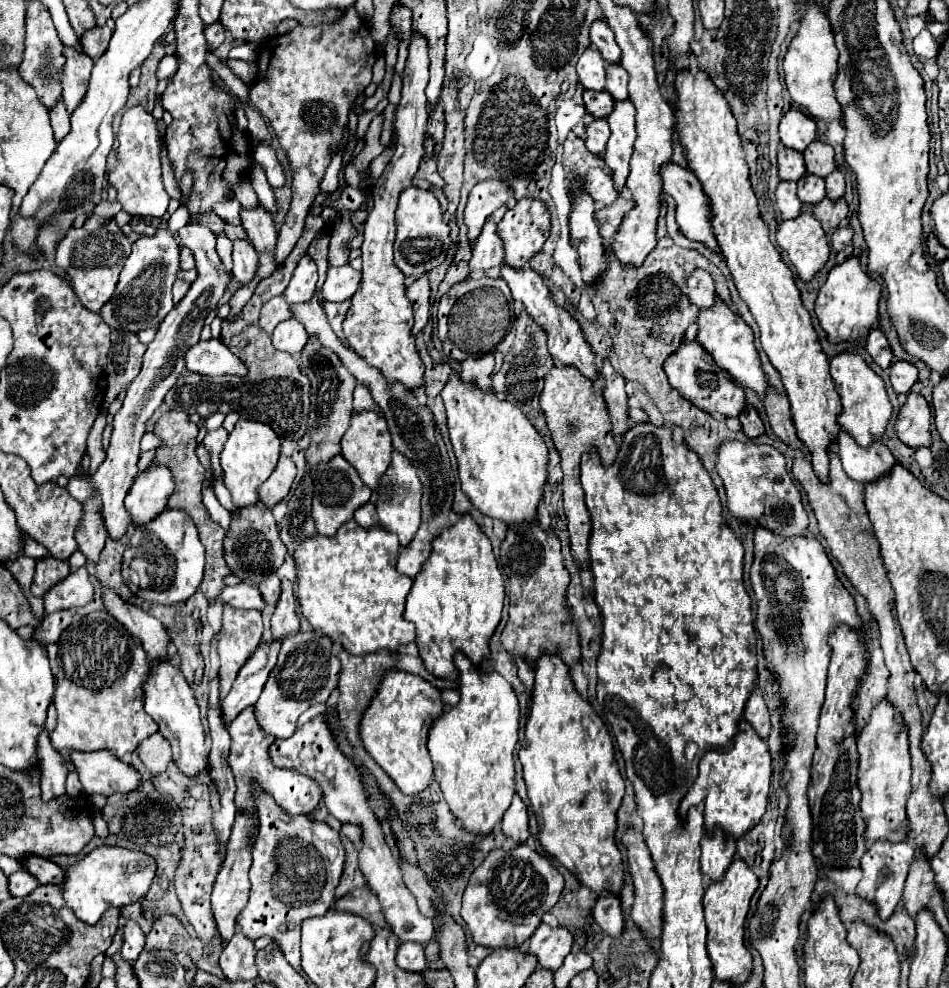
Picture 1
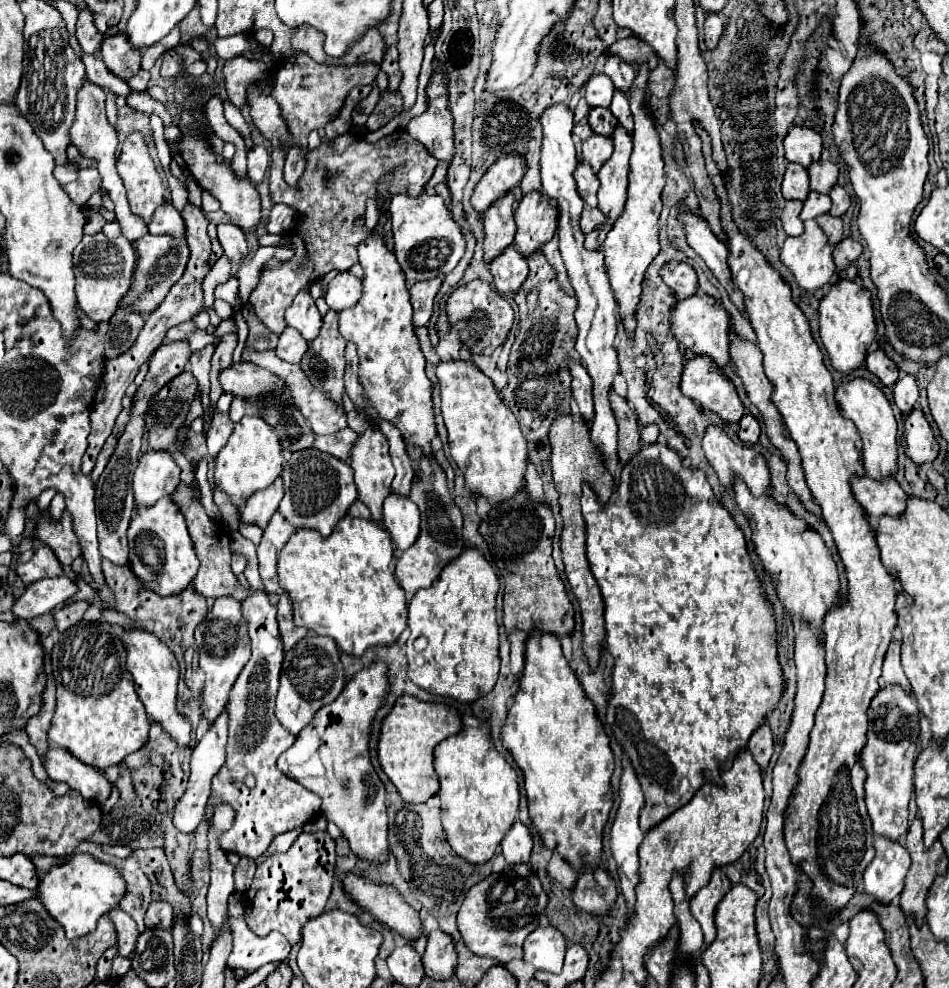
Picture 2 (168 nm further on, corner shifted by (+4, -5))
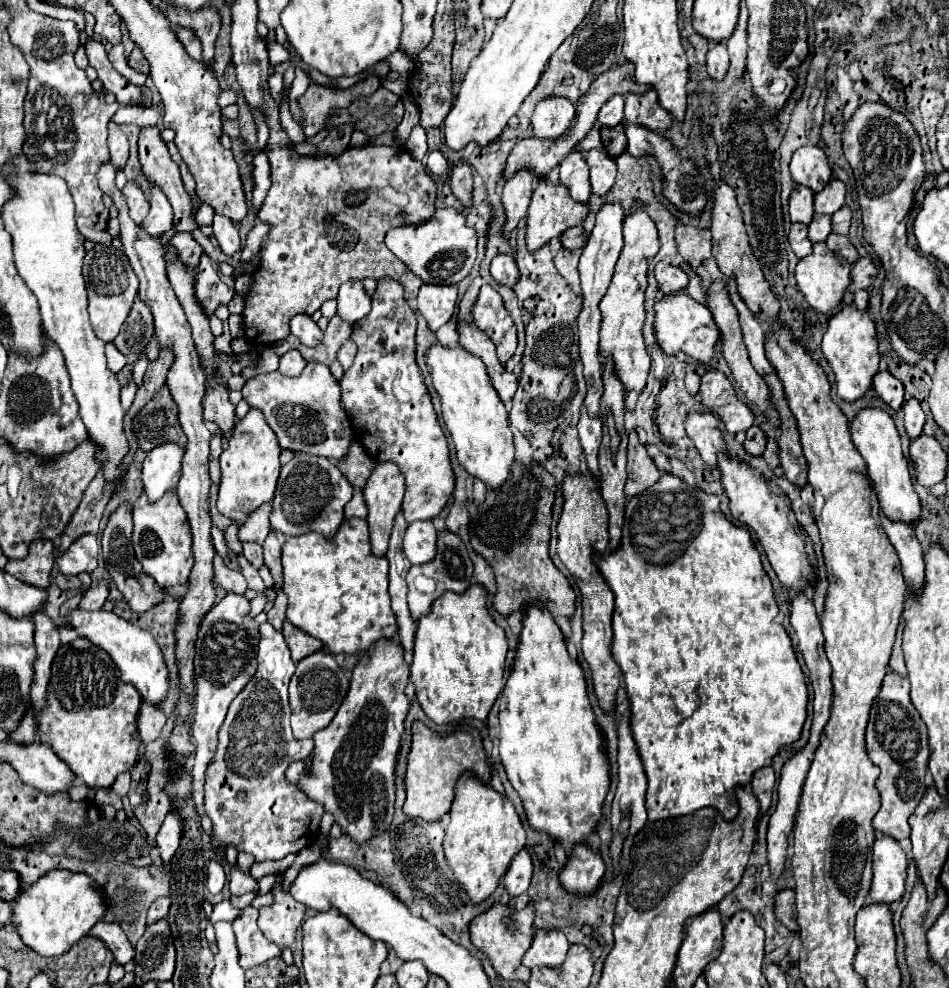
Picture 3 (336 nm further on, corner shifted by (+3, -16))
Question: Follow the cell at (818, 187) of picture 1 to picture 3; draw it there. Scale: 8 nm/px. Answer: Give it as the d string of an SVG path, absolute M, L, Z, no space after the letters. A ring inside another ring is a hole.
M814 214L812 222L808 224L808 238L812 242L824 242L830 232L832 232L830 216L828 214Z

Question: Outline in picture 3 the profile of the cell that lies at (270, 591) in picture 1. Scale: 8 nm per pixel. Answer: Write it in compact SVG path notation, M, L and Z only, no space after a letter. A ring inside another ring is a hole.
M274 532L268 534L266 542L262 544L264 548L264 564L268 566L272 580L274 580L274 588L282 586L282 566L280 566L280 544L274 536Z

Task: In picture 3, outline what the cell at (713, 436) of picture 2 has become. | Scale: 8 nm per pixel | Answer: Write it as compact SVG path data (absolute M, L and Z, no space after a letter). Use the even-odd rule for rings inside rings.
M690 412L686 418L686 432L710 468L718 468L718 454L728 456L728 448L718 424L720 422L712 412Z

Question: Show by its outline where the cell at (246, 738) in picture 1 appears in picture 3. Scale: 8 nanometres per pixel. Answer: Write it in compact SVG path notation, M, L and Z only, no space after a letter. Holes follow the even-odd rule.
M270 622L260 624L258 670L232 700L226 720L218 732L218 750L206 770L204 810L212 820L214 850L236 848L262 860L280 860L290 852L298 852L318 838L324 808L308 800L294 786L286 784L284 770L290 762L304 760L312 742L296 742L290 730L288 682L296 670L290 650ZM238 792L246 792L244 800L236 800Z

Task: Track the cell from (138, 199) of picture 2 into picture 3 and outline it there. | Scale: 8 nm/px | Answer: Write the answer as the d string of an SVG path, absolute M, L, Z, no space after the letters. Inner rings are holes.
M130 180L126 182L126 186L122 188L122 194L126 196L128 200L128 208L130 208L130 216L136 224L142 224L144 218L148 216L148 210L150 210L150 202L146 198L146 194L142 192L140 184L136 180Z

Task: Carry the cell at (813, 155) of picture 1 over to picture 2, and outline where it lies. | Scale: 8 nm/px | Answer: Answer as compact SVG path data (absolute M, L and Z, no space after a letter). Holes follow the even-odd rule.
M817 161L809 167L809 179L811 179L811 189L817 193L829 193L833 189L833 185L837 183L839 177L839 169L837 165L829 163L829 161Z

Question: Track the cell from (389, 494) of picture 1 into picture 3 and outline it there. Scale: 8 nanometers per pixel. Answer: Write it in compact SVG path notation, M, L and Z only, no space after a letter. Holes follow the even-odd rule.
M418 520L408 524L404 534L404 554L412 564L424 564L434 558L436 528L432 520Z

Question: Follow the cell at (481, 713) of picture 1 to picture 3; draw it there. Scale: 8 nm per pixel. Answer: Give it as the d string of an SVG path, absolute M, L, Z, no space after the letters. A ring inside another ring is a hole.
M466 772L458 778L454 792L456 796L450 808L450 824L444 836L444 854L448 866L452 868L458 882L466 888L470 900L482 902L484 898L488 898L502 876L502 882L510 896L516 898L526 892L534 866L528 850L524 848L526 832L514 804L504 794L496 792L490 784L480 782L472 772Z

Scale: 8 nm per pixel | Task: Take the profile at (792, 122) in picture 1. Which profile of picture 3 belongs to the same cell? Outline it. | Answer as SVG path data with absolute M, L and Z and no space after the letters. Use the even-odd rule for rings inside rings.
M802 146L798 148L798 152L792 154L790 174L798 184L808 186L814 192L820 192L830 180L832 170L820 146Z

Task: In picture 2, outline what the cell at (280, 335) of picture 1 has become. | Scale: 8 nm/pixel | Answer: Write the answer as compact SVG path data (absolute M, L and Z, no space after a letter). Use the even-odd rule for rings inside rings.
M287 327L281 337L279 337L279 345L277 345L277 357L281 357L283 361L289 361L289 363L299 363L303 353L307 349L307 341L293 329L293 327Z

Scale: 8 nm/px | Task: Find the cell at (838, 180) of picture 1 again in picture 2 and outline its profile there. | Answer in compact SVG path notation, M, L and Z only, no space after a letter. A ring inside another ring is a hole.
M835 185L835 187L831 189L829 197L831 197L831 201L833 201L833 207L831 207L831 211L829 211L833 217L841 217L841 215L849 209L849 205L851 205L851 199L849 199L849 195L845 193L845 189L843 189L841 185Z

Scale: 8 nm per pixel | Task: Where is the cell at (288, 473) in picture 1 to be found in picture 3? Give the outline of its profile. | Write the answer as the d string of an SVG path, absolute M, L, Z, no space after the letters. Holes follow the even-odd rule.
M262 504L258 506L250 520L246 520L246 524L240 526L240 532L238 532L238 538L240 542L258 542L262 544L266 534L270 532L270 514L272 514L272 504Z

